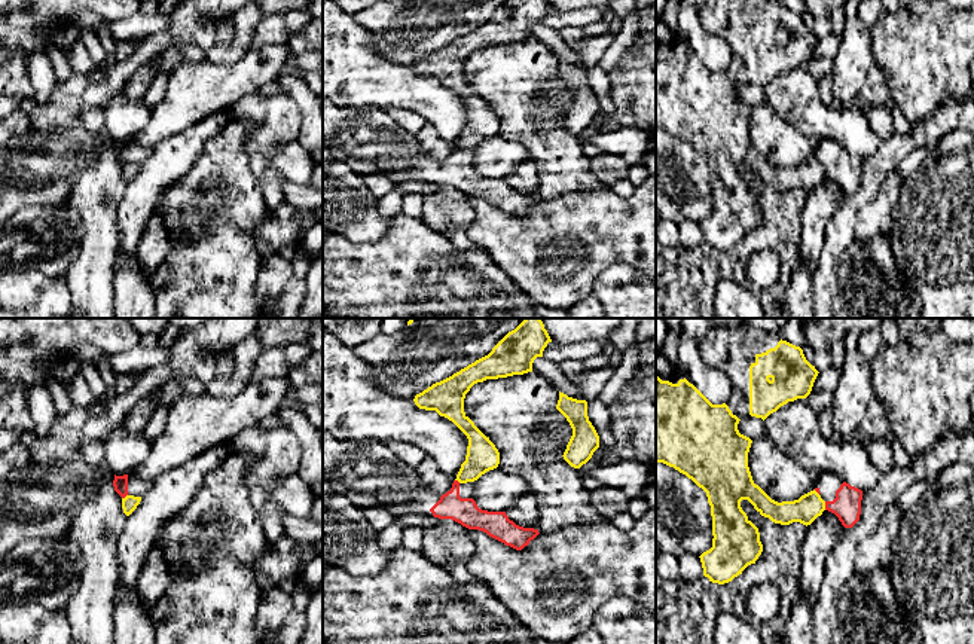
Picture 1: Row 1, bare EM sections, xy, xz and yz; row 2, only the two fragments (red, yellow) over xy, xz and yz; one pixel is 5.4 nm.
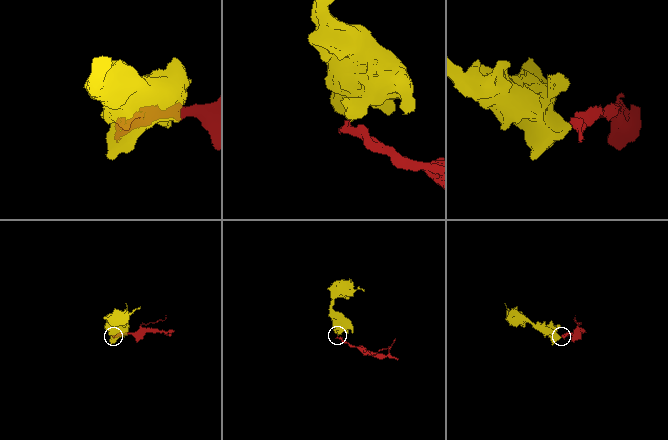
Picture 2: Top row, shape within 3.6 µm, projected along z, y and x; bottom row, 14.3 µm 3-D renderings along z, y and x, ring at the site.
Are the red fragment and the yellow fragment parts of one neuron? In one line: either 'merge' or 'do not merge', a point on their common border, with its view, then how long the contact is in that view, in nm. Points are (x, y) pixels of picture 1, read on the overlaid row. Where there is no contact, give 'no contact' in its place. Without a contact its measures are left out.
do not merge; meets red in yz at (826, 506); contact 50 nm long

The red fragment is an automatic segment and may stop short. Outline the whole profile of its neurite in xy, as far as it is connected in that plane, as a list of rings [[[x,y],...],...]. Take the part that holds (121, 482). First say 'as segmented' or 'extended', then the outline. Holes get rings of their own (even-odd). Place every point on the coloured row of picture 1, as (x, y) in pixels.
extended; [[[132,471],[123,476],[116,476],[109,486],[115,489],[122,498],[126,495],[143,497],[153,485],[153,480],[135,476]]]

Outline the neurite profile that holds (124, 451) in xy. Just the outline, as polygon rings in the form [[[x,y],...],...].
[[[123,424],[113,428],[104,440],[104,460],[116,476],[131,473],[141,466],[152,451],[144,430],[129,431]]]

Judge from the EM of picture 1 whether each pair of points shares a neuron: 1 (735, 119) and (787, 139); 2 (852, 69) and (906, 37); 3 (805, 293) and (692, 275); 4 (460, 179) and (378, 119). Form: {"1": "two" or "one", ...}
{"1": "two", "2": "two", "3": "two", "4": "one"}

